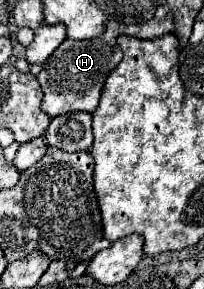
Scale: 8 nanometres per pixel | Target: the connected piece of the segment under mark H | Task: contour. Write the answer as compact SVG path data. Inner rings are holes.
M108 26L104 34L98 38L82 40L82 42L66 38L62 46L56 48L56 54L52 54L52 58L48 58L42 64L42 70L38 74L38 82L44 90L44 100L42 100L44 112L48 112L50 116L58 116L74 110L82 110L82 112L96 110L104 80L118 64L116 38L118 38L118 30Z

